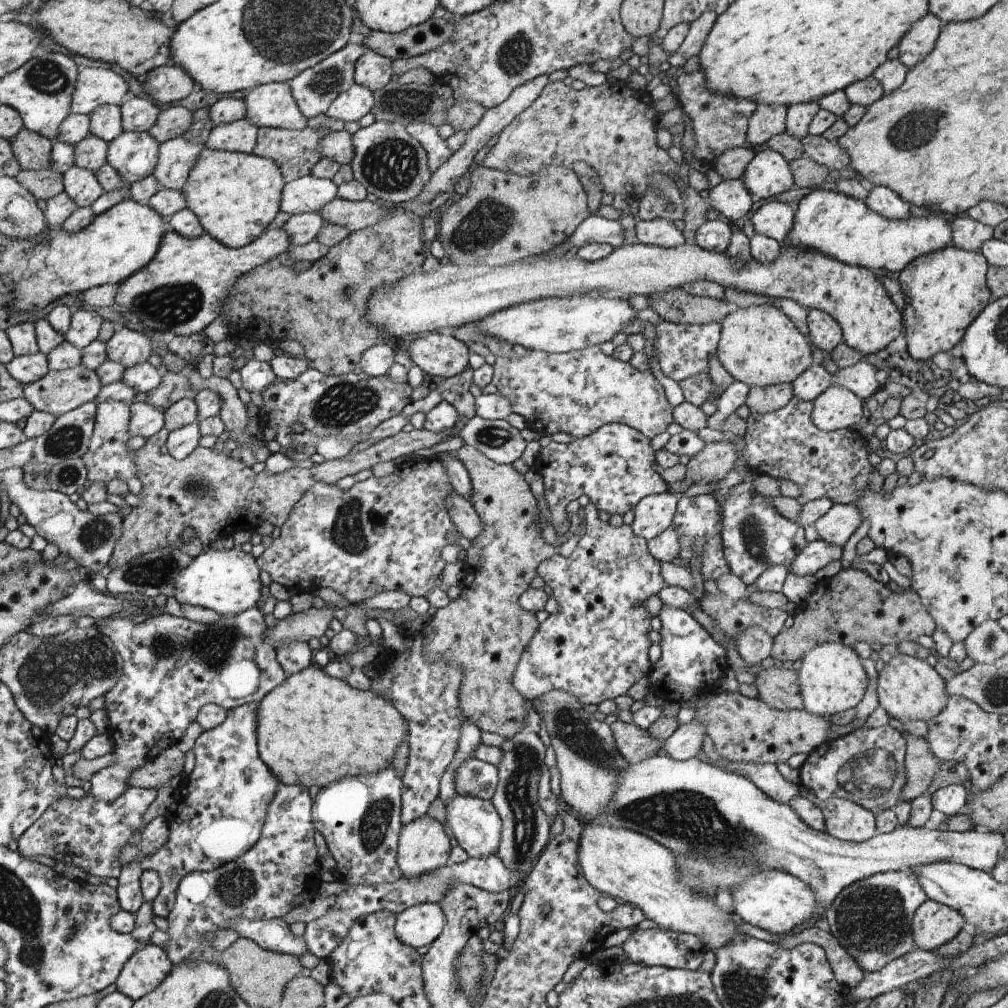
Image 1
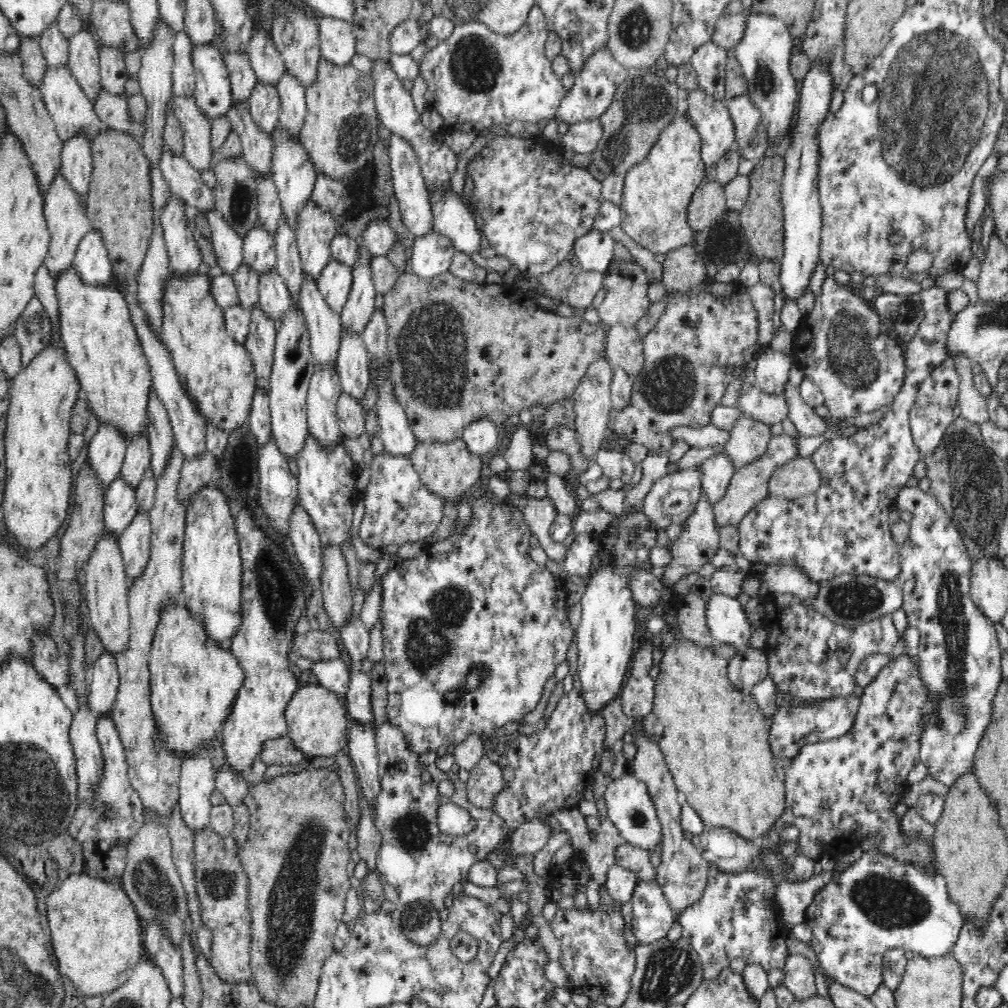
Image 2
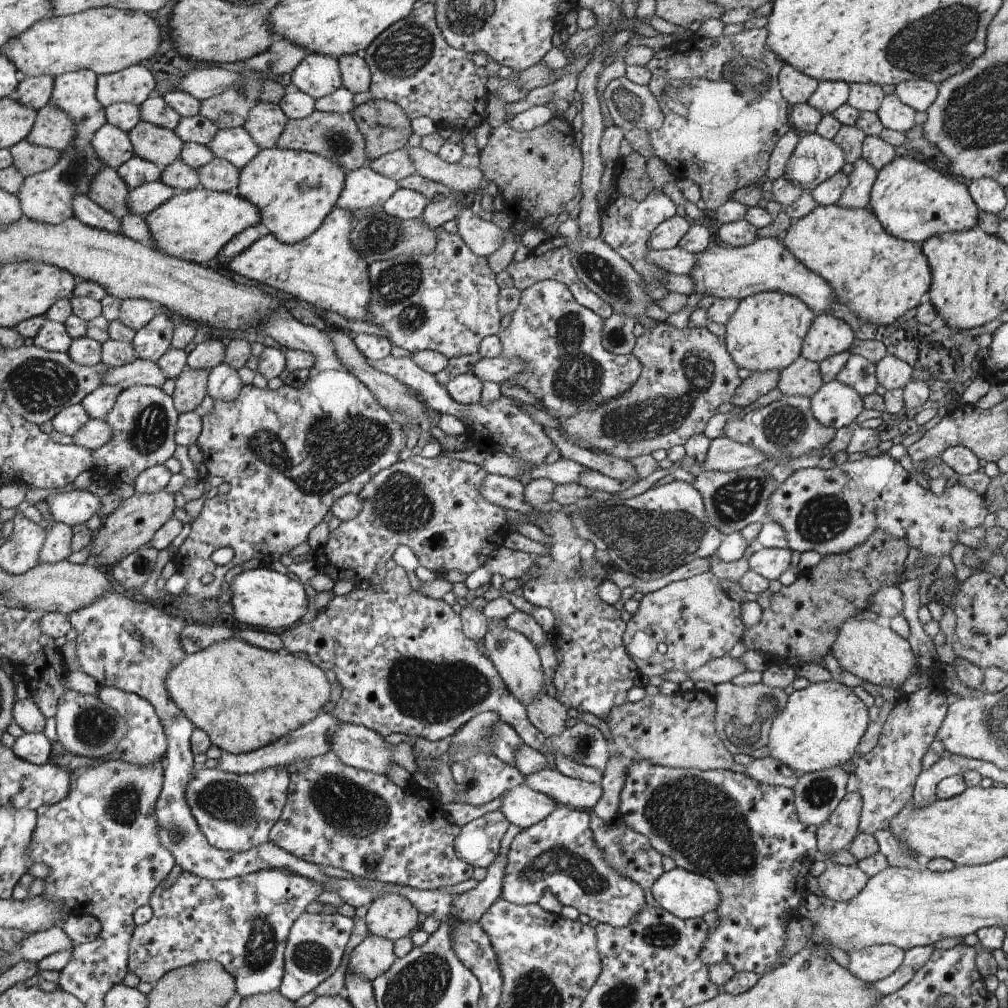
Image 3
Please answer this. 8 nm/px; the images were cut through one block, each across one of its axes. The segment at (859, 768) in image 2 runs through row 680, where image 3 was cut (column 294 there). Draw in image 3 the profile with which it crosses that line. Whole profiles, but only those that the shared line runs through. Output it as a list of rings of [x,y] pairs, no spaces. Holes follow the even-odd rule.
[[[264,869],[252,873],[251,875],[242,875],[235,879],[224,879],[211,881],[202,877],[193,875],[192,873],[182,871],[178,878],[170,888],[165,888],[160,885],[155,888],[149,905],[153,910],[153,917],[143,925],[135,925],[134,934],[130,944],[130,968],[129,971],[133,972],[140,978],[142,982],[149,982],[151,985],[158,983],[167,972],[175,971],[176,969],[187,967],[194,963],[202,963],[204,961],[217,960],[233,977],[235,983],[238,985],[237,996],[245,998],[257,994],[268,994],[279,990],[282,984],[282,979],[285,971],[285,948],[286,941],[291,929],[291,926],[296,922],[296,919],[304,912],[306,907],[312,901],[315,901],[322,892],[325,891],[322,885],[319,885],[315,880],[308,877],[287,871],[286,869]]]

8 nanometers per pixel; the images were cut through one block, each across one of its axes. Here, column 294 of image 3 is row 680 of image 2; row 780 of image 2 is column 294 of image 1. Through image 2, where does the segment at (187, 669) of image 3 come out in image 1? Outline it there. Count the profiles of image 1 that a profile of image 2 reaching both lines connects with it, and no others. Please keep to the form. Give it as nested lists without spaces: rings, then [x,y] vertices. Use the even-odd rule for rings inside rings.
[[[308,667],[292,676],[289,676],[282,684],[279,684],[266,698],[262,699],[259,703],[259,724],[258,724],[258,743],[259,755],[271,769],[274,776],[282,783],[287,785],[302,785],[305,787],[318,786],[318,788],[325,787],[327,784],[335,783],[337,780],[347,777],[355,777],[360,775],[373,775],[390,767],[396,748],[400,746],[400,742],[406,736],[406,726],[404,726],[404,717],[402,713],[390,704],[388,700],[384,700],[382,696],[376,698],[374,691],[354,690],[346,680],[338,682],[338,679],[327,675],[323,668]]]

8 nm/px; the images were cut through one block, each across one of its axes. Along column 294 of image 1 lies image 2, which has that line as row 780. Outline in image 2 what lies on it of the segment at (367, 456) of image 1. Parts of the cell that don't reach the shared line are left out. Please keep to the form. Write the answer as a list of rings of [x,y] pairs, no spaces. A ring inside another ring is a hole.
[[[484,757],[474,765],[474,768],[469,770],[469,773],[470,777],[466,782],[466,788],[470,803],[481,809],[494,810],[496,796],[508,788],[508,782],[506,777],[504,777],[502,767],[499,763],[494,763],[490,761],[490,759]]]

